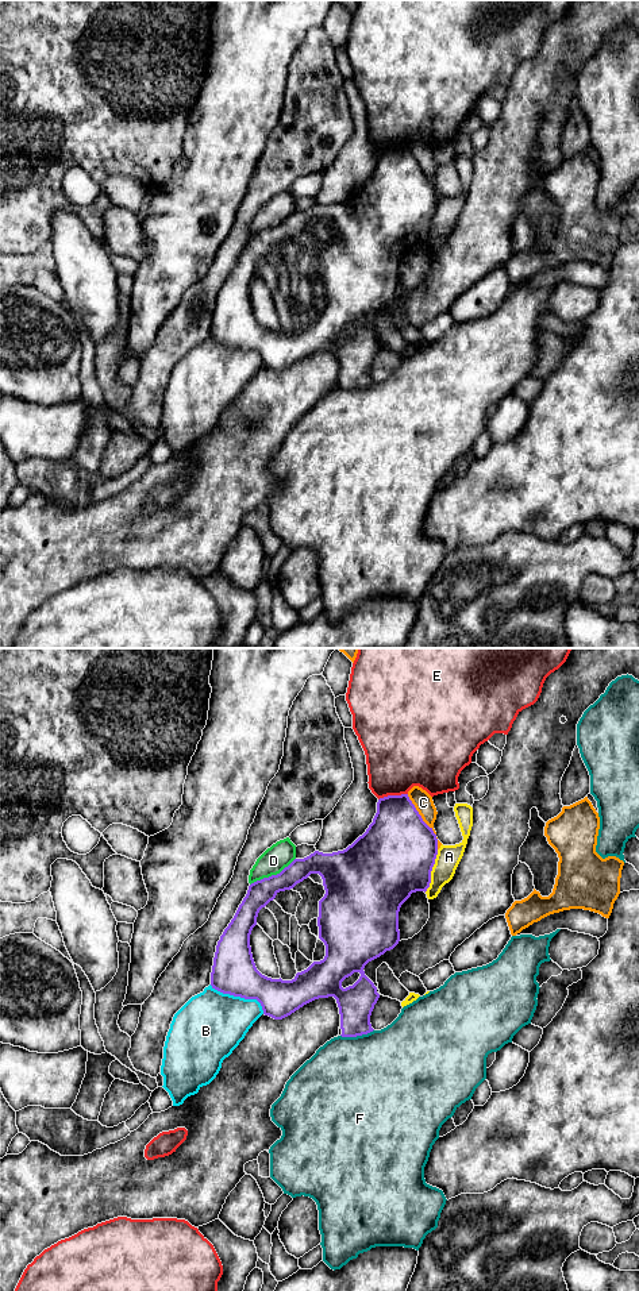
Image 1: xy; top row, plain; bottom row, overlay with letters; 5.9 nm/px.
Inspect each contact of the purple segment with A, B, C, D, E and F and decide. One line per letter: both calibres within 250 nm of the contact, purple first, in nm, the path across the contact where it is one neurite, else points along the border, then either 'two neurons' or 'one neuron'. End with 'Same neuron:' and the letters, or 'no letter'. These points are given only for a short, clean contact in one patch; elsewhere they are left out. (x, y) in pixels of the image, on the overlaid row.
A: 460 nm thick on the purple side, 140 nm on the other; two neurons
B: 260 nm thick on the purple side, 400 nm on the other; two neurons
C: 440 nm thick on the purple side, 120 nm on the other; two neurons
D: 150 nm thick on the purple side, 160 nm on the other; two neurons
E: 360 nm thick on the purple side, 400 nm on the other; two neurons
F: 220 nm thick on the purple side, 480 nm on the other; border along xy (373, 1029), (355, 1036), (341, 1036); two neurons
Same neuron: no letter

